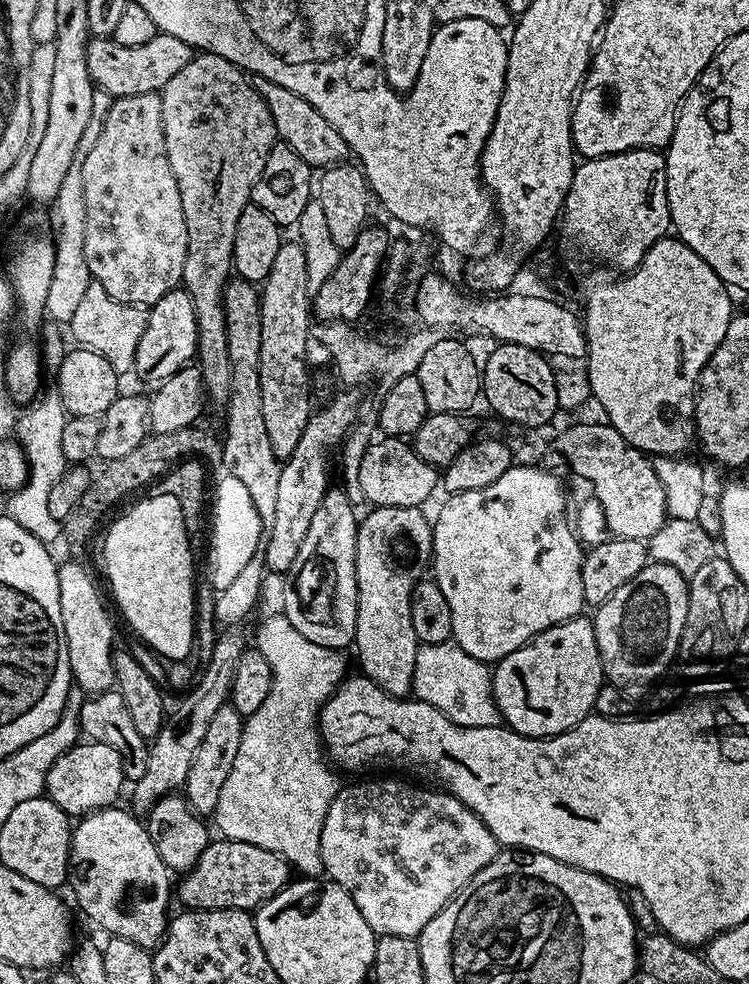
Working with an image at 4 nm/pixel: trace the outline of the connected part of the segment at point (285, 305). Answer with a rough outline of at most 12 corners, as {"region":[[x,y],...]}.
{"region":[[306,254],[259,289],[262,418],[280,461],[312,417]]}

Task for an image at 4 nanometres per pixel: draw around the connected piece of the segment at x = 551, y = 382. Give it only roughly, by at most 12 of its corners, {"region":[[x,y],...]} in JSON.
{"region":[[497,343],[482,400],[521,429],[559,409],[549,357]]}

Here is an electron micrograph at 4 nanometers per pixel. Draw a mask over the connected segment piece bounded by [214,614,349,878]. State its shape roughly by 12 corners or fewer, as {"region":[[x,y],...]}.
{"region":[[257,626],[270,694],[244,721],[223,839],[325,875],[337,773],[320,710],[345,653]]}

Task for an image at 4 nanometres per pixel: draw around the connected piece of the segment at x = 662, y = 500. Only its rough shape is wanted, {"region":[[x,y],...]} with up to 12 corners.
{"region":[[611,424],[551,451],[580,479],[585,545],[648,542],[669,519],[653,461]]}

